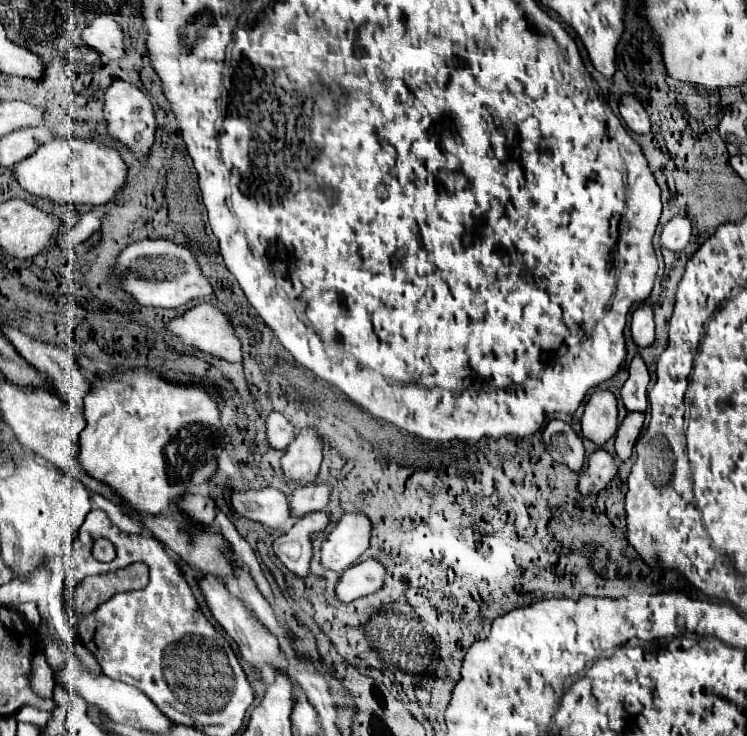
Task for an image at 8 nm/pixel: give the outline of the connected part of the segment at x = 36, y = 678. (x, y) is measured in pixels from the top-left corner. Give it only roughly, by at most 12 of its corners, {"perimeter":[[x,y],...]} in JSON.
{"perimeter":[[39,652],[32,662],[31,688],[52,698],[53,671]]}

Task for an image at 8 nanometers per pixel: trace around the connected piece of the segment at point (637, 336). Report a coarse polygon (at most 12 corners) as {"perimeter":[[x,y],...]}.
{"perimeter":[[653,308],[633,312],[631,334],[637,346],[655,340]]}

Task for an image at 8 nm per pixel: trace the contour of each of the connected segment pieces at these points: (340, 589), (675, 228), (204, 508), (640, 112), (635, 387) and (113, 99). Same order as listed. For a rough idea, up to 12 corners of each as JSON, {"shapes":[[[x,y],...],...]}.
{"shapes":[[[369,558],[341,574],[337,598],[351,602],[383,586],[387,568]],[[671,218],[661,230],[661,246],[683,250],[691,240],[691,220]],[[185,494],[177,508],[213,524],[217,502],[207,494]],[[623,94],[619,114],[635,134],[649,134],[651,120],[633,94]],[[637,352],[621,388],[629,412],[645,412],[649,370]],[[115,80],[105,92],[107,132],[137,158],[157,122],[149,98]]]}

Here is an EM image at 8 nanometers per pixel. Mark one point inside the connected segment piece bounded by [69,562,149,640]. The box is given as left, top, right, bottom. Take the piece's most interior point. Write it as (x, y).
(93, 591)

